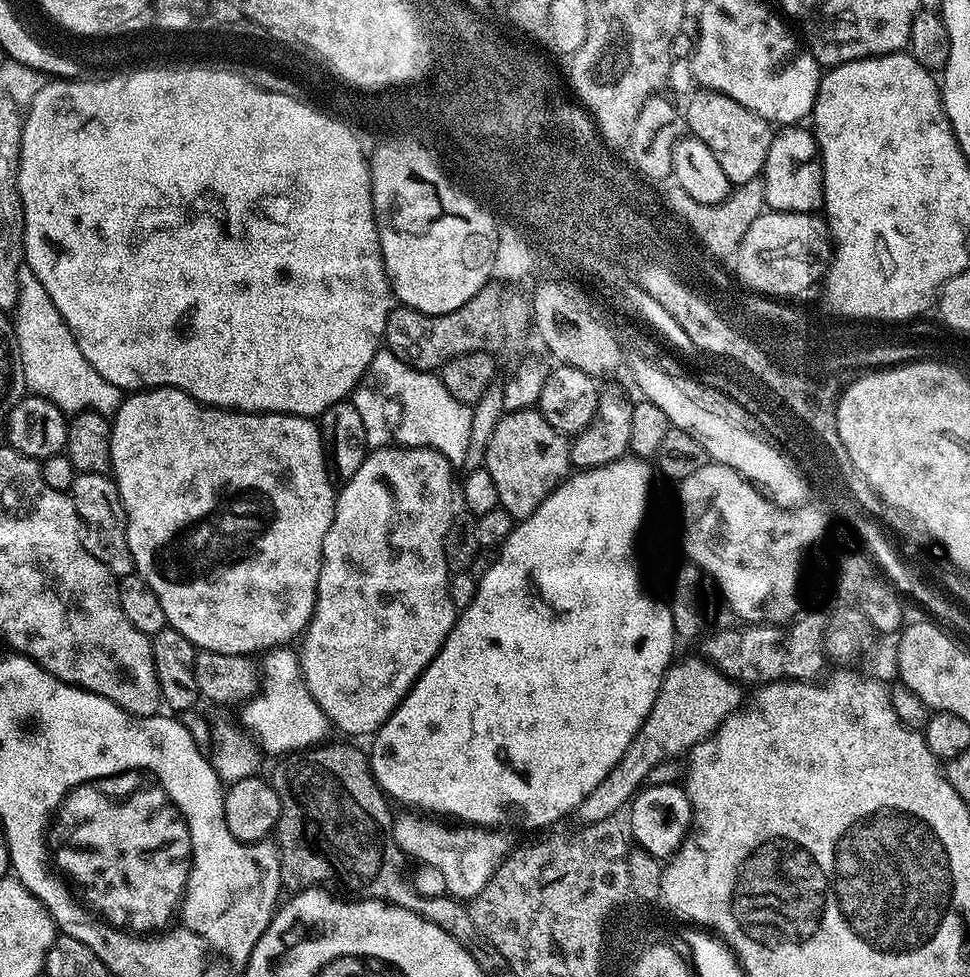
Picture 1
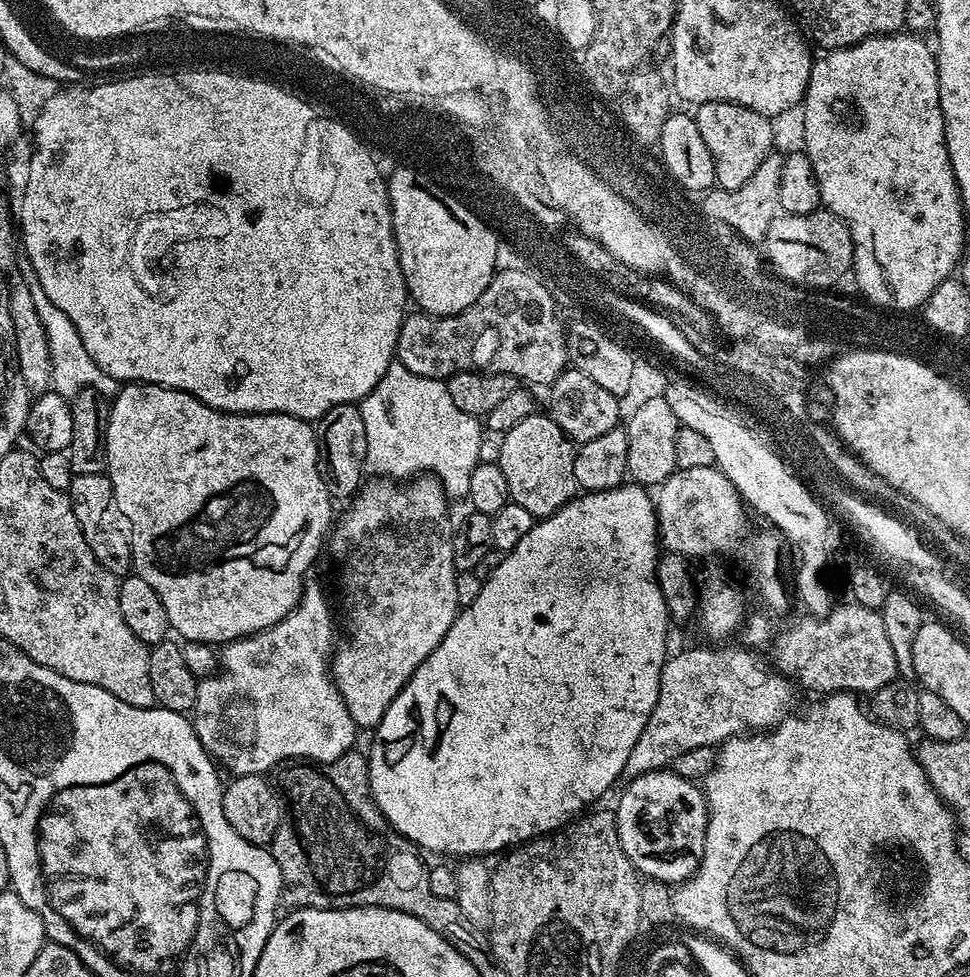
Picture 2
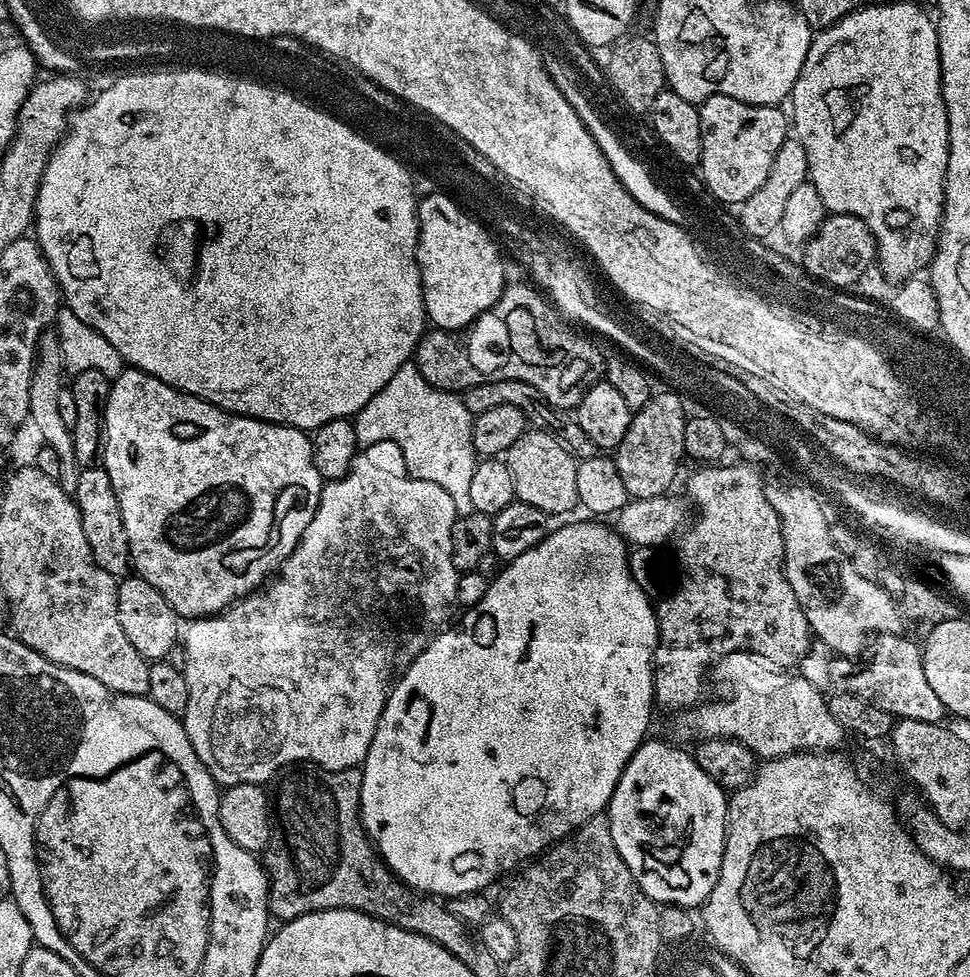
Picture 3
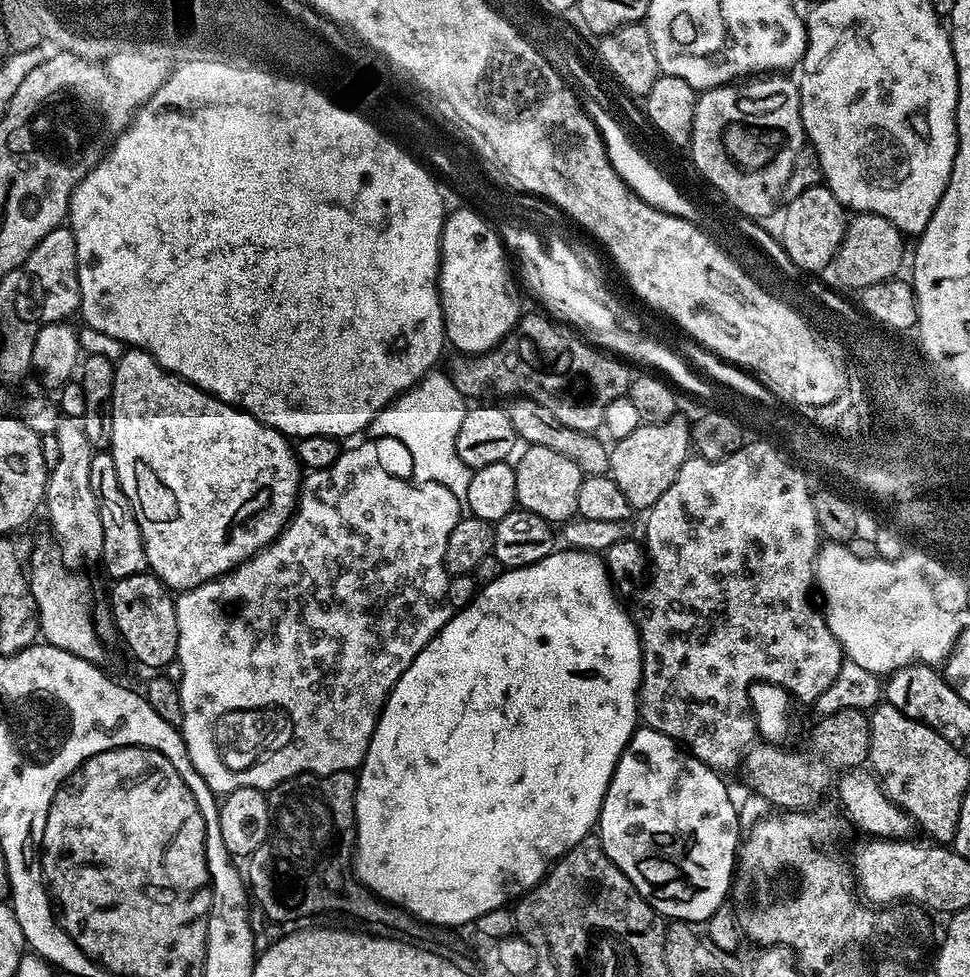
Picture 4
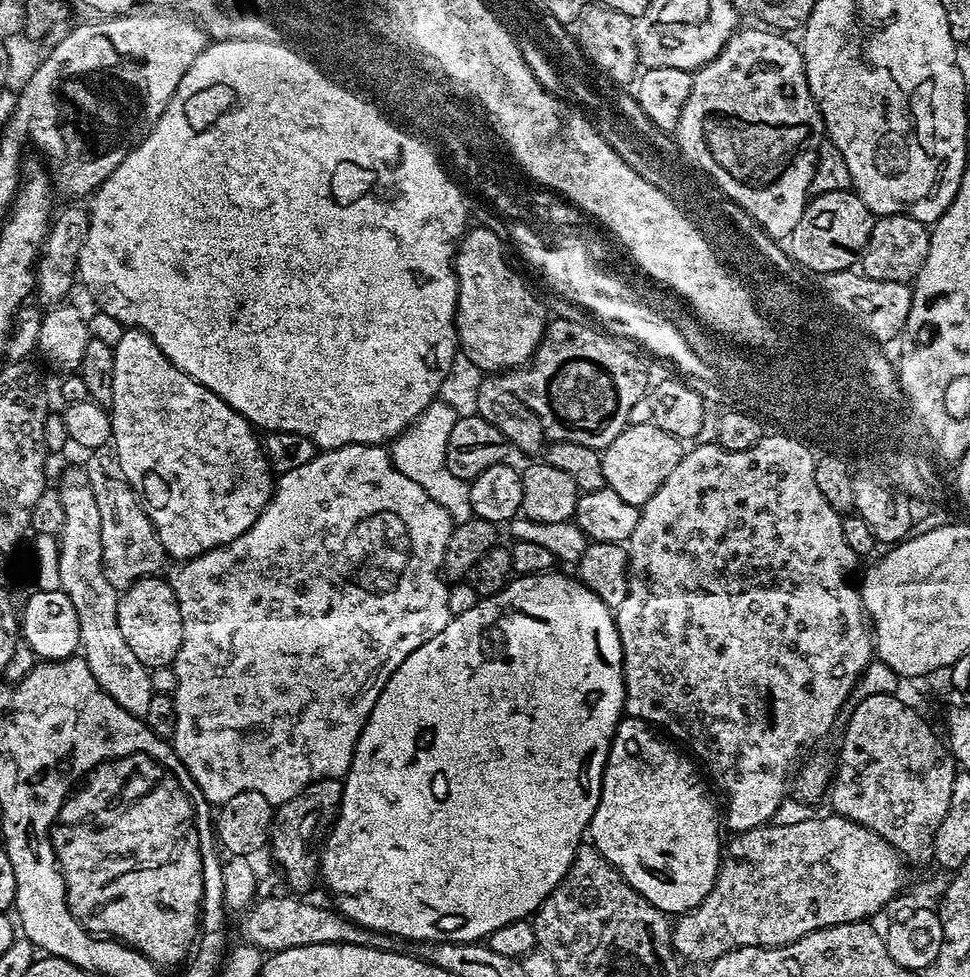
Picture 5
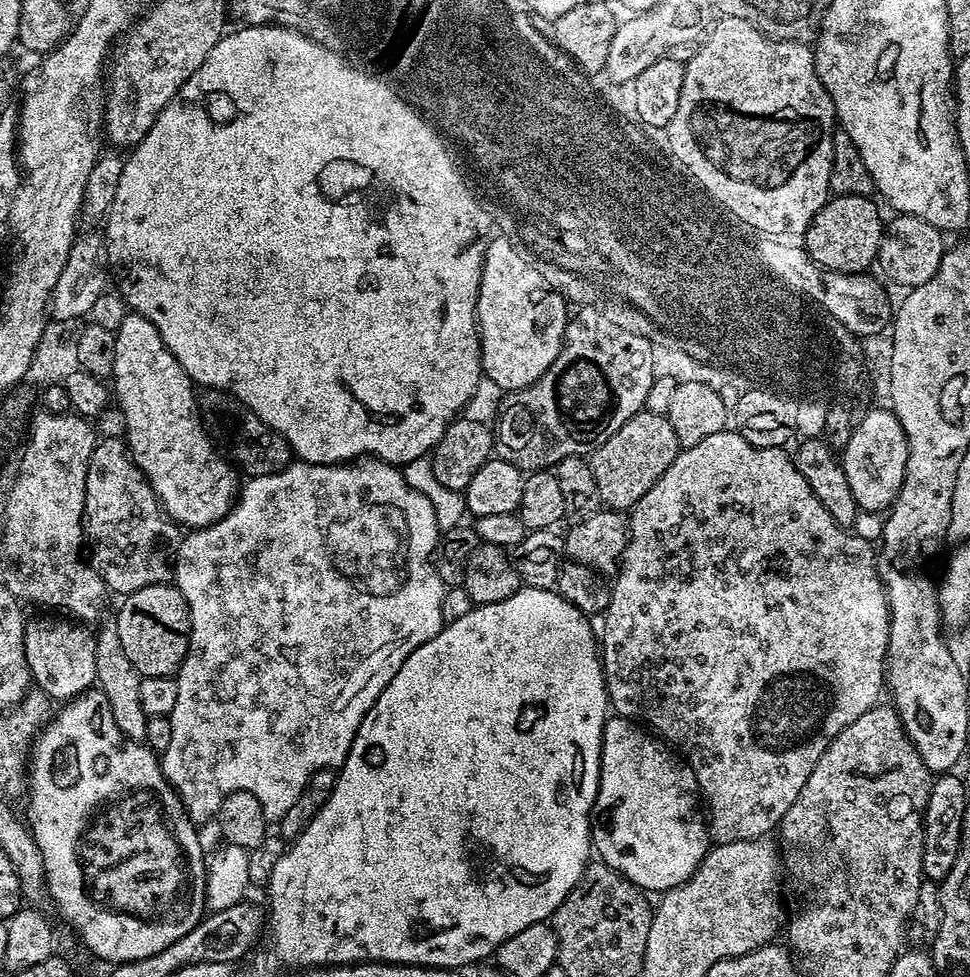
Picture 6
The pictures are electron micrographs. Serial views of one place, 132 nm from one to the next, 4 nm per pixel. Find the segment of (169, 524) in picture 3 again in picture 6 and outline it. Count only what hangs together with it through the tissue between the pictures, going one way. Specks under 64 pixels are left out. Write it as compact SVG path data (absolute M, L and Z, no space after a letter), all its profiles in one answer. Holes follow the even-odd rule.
M129 311L128 316L122 318L122 326L118 326L116 331L114 370L110 380L114 385L115 403L125 414L124 435L132 460L142 470L154 494L160 499L164 513L188 530L209 528L211 524L217 524L227 512L232 511L238 499L237 469L223 455L220 457L216 453L217 445L213 437L208 435L204 421L200 418L198 392L193 380L186 374L178 358L174 358L166 342L162 342L162 334L158 334L154 322L142 318L137 312Z

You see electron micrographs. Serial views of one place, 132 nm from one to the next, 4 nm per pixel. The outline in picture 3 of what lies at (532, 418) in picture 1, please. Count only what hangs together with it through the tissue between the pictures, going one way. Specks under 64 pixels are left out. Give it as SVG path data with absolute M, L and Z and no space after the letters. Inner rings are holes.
M529 430L510 446L506 453L506 463L510 478L514 478L516 500L529 504L538 510L547 512L549 517L556 518L579 505L578 474L576 473L577 457L573 456L555 436L546 430Z

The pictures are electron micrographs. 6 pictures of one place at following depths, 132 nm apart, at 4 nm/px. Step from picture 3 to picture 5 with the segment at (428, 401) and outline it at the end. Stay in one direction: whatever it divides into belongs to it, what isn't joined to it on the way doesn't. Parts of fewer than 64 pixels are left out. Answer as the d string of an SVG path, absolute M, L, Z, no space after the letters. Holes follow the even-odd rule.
M441 400L432 401L418 419L390 444L390 455L395 468L406 478L422 486L450 514L455 525L473 519L469 481L454 477L445 462L446 443L454 422L458 419L458 413L447 403Z

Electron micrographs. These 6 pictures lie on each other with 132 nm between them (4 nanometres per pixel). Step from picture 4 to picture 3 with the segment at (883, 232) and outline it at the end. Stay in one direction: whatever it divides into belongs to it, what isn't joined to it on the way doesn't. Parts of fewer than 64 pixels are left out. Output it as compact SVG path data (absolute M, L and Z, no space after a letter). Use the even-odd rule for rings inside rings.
M832 214L822 222L822 226L813 236L808 239L807 244L803 245L804 260L802 259L802 267L809 275L819 281L823 285L831 285L837 290L851 289L851 284L856 284L868 272L868 267L877 263L876 258L876 239L872 234L866 222L862 222L858 218L854 218L850 214Z

